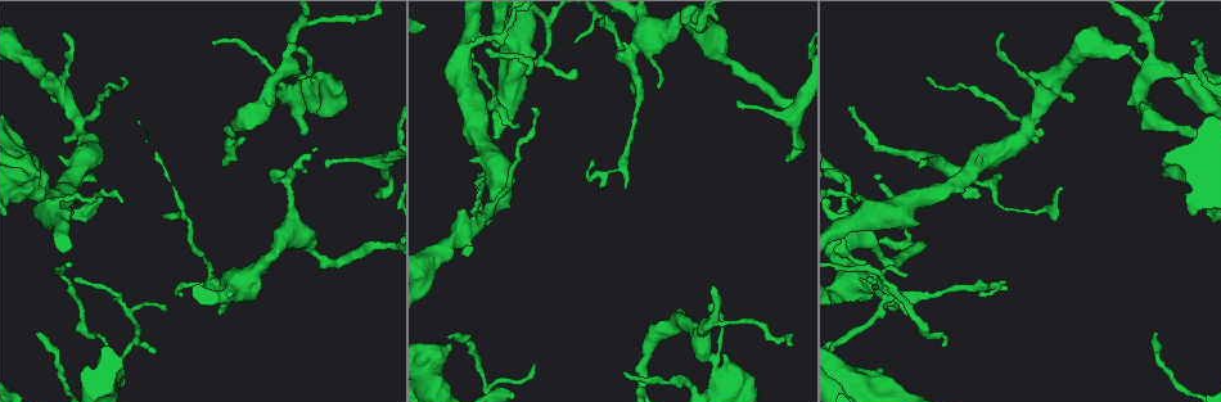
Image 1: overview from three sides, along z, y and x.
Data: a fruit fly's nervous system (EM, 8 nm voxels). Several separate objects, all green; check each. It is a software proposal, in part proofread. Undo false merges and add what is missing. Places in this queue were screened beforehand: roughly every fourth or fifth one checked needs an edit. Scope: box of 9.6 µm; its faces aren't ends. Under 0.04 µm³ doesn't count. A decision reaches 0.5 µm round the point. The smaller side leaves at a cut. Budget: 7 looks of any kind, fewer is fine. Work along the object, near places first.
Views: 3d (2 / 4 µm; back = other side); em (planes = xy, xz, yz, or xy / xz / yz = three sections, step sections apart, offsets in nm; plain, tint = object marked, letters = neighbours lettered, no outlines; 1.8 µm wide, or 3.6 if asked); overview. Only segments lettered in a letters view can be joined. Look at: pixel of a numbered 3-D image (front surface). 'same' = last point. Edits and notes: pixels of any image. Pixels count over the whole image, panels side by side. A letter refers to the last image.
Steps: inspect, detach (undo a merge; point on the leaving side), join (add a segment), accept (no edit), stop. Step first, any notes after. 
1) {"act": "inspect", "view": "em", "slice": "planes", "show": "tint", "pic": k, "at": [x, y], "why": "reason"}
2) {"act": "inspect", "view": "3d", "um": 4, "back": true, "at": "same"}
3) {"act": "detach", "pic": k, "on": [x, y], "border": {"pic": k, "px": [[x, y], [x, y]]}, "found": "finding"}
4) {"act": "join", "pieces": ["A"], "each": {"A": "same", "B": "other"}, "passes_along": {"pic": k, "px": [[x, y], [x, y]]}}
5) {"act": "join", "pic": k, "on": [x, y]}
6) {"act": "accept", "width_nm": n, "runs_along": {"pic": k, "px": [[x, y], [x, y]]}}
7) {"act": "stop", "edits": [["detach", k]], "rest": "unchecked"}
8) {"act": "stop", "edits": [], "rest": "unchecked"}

{"act": "inspect", "view": "em", "slice": "xz", "step": 4, "show": "letters", "pic": 1, "at": [64, 141], "why": "thick end"}

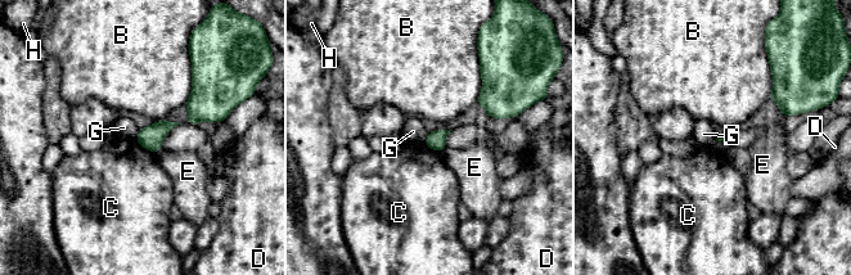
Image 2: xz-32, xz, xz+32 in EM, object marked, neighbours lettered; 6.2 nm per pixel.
{"act": "accept", "each": {"B": "other", "C": "other", "D": "other", "E": "other", "G": "other", "H": "other"}, "found": "no lettered segment goes on from it"}

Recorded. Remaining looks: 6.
{"act": "inspect", "view": "em", "um": 3.6, "slice": "xz", "step": 16, "show": "tint", "pic": 1, "at": [76, 172]}

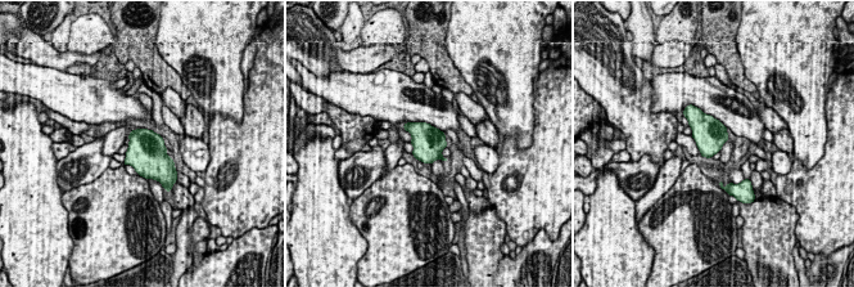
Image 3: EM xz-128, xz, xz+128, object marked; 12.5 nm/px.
{"act": "inspect", "view": "em", "um": 3.6, "slice": "planes", "show": "letters", "at": "same", "why": "cut it another way"}

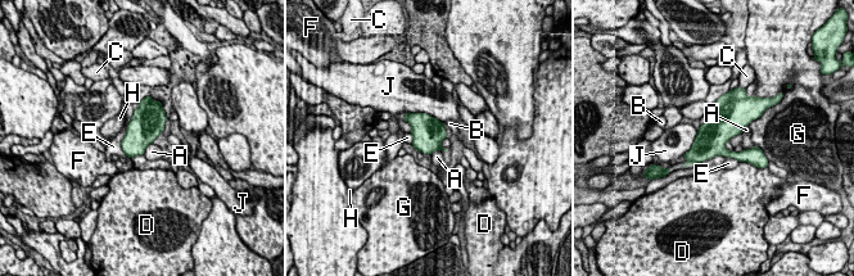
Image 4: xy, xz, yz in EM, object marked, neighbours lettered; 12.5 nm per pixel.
{"act": "accept", "width_nm": 400, "each": {"A": "other", "B": "other", "C": "other", "D": "other", "E": "other", "F": "other", "G": "other", "H": "other", "J": "other"}, "border": {"pic": 4, "px": [[152, 143], [143, 154]]}, "found": "one neuron here"}

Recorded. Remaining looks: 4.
{"act": "inspect", "view": "em", "slice": "xy", "step": 16, "show": "letters", "pic": 1, "at": [374, 195], "why": "free end"}

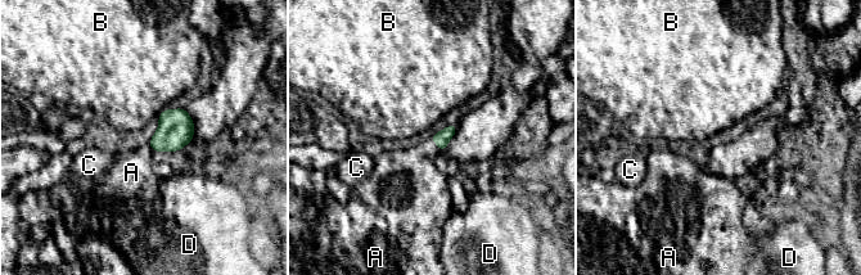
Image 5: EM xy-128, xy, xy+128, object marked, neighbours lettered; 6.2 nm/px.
{"act": "inspect", "view": "em", "slice": "planes", "show": "letters", "at": "same", "why": "another direction"}

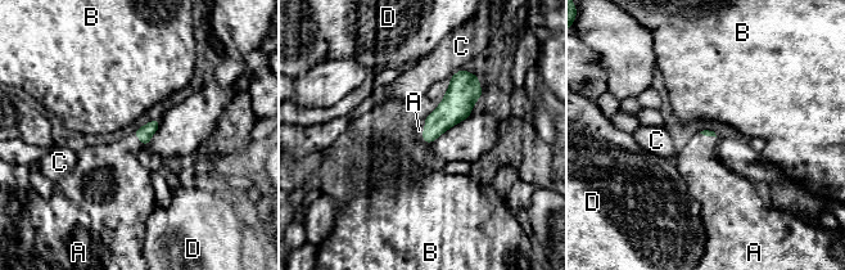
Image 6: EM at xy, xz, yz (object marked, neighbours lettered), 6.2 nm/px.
{"act": "join", "pieces": ["A"], "each": {"A": "same", "B": "other", "C": "other", "D": "other"}, "found": "it goes on there"}

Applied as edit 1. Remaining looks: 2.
{"act": "stop", "edits": [["join", 6]], "rest": "unchecked"}

